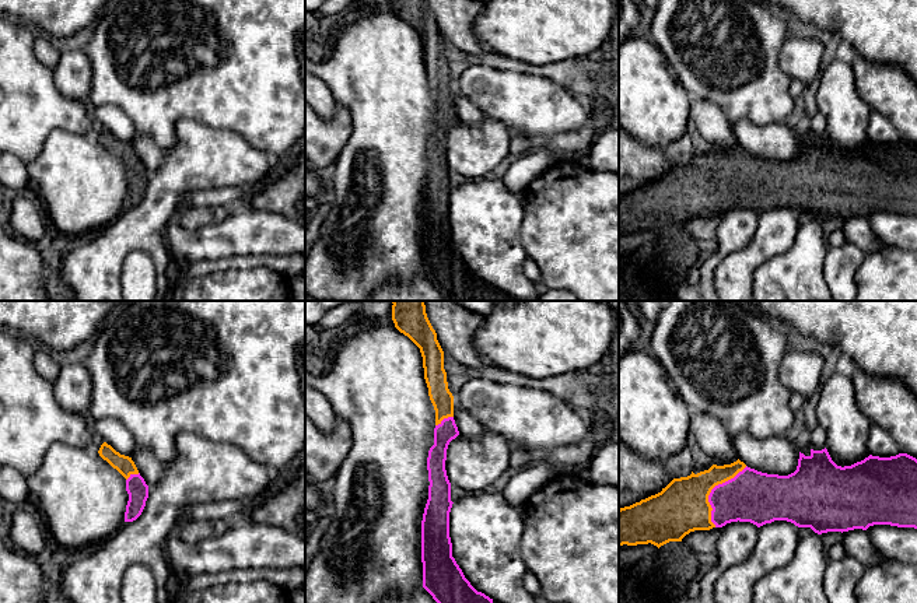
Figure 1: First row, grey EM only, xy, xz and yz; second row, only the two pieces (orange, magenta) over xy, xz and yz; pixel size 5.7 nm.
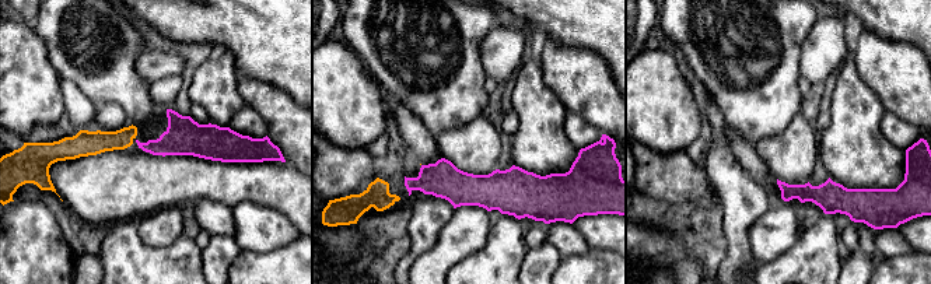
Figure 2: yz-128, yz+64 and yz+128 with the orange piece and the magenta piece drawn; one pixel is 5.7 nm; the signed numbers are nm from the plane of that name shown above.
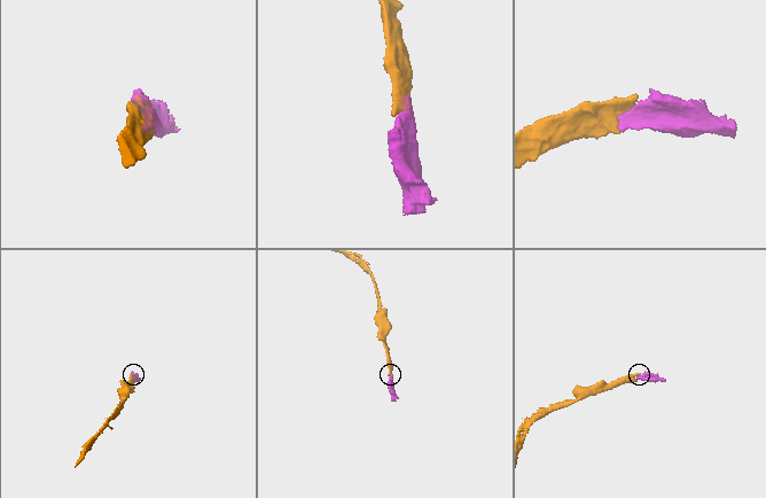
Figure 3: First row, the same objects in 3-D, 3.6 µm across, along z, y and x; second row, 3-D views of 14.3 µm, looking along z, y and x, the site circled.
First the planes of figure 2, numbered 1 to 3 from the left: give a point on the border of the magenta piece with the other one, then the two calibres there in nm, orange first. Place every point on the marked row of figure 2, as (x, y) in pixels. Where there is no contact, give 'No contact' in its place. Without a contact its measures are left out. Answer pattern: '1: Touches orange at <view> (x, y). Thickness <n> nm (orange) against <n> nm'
1: No contact
2: No contact
3: No contact

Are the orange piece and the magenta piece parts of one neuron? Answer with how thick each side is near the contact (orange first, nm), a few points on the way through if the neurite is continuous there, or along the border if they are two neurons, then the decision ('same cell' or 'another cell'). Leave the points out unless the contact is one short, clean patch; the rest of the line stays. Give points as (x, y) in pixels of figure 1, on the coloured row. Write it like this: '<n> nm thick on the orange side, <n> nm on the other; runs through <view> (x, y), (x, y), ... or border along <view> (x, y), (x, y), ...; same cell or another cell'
300 nm thick on the orange side, 300 nm on the other; runs through yz (682, 507), (700, 501), (710, 491), (751, 495); same cell

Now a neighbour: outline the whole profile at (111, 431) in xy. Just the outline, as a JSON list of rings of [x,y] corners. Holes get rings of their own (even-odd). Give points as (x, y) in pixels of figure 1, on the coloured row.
[[[90,418],[90,425],[92,432],[99,437],[102,442],[111,445],[120,455],[132,457],[137,442],[123,424],[112,418]]]

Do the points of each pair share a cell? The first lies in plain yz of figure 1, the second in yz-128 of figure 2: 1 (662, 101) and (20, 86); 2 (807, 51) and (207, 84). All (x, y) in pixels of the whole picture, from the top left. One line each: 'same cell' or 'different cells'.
1: same cell
2: different cells

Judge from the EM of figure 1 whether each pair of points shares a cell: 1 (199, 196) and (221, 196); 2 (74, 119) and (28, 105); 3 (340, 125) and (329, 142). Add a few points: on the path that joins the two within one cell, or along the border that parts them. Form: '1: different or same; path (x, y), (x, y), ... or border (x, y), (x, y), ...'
1: same; path (205, 196), (216, 196)
2: same; path (63, 114), (39, 108)
3: same; path (336, 129), (329, 137)

